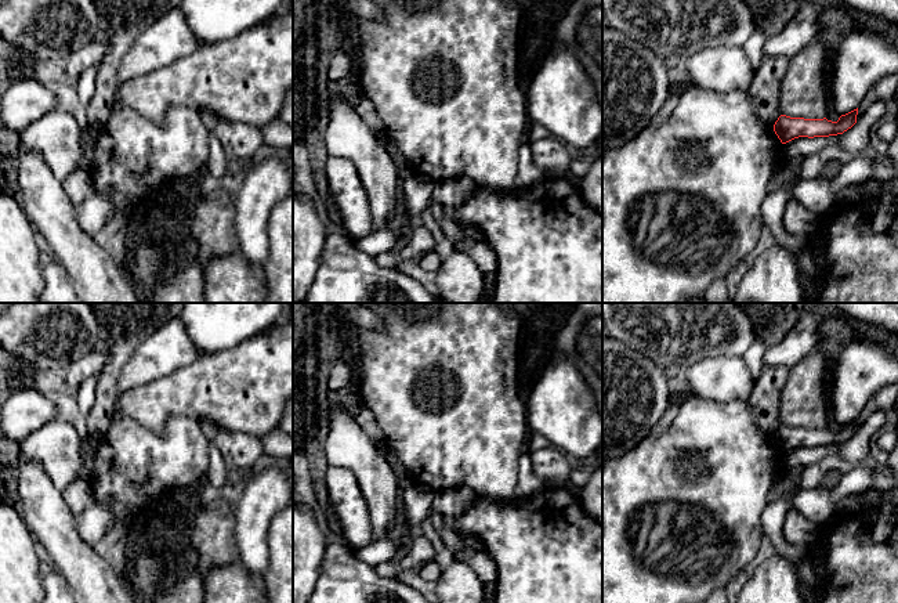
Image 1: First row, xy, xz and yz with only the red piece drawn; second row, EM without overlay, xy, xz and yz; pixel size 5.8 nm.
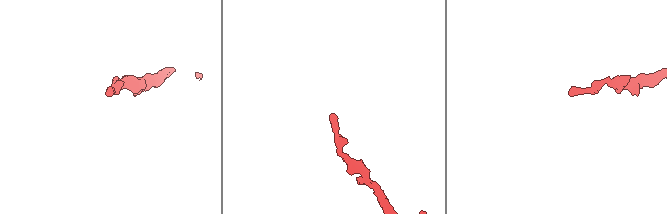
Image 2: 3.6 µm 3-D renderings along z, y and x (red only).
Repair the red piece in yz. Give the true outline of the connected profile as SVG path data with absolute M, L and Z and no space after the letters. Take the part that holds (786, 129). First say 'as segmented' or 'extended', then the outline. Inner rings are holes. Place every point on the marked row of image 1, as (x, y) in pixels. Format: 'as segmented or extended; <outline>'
as segmented; M858 108L841 115L837 122L823 119L804 119L781 115L774 124L774 131L782 144L799 137L829 137L843 134L857 123Z

